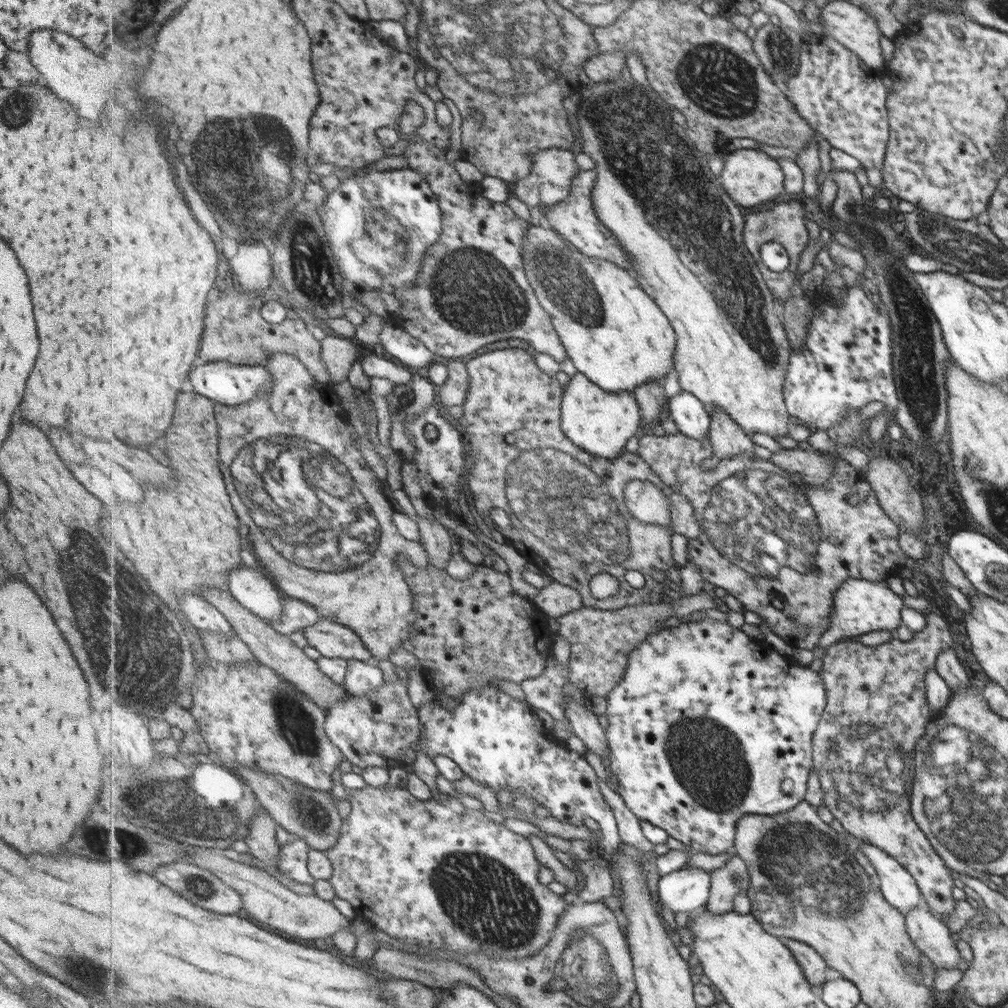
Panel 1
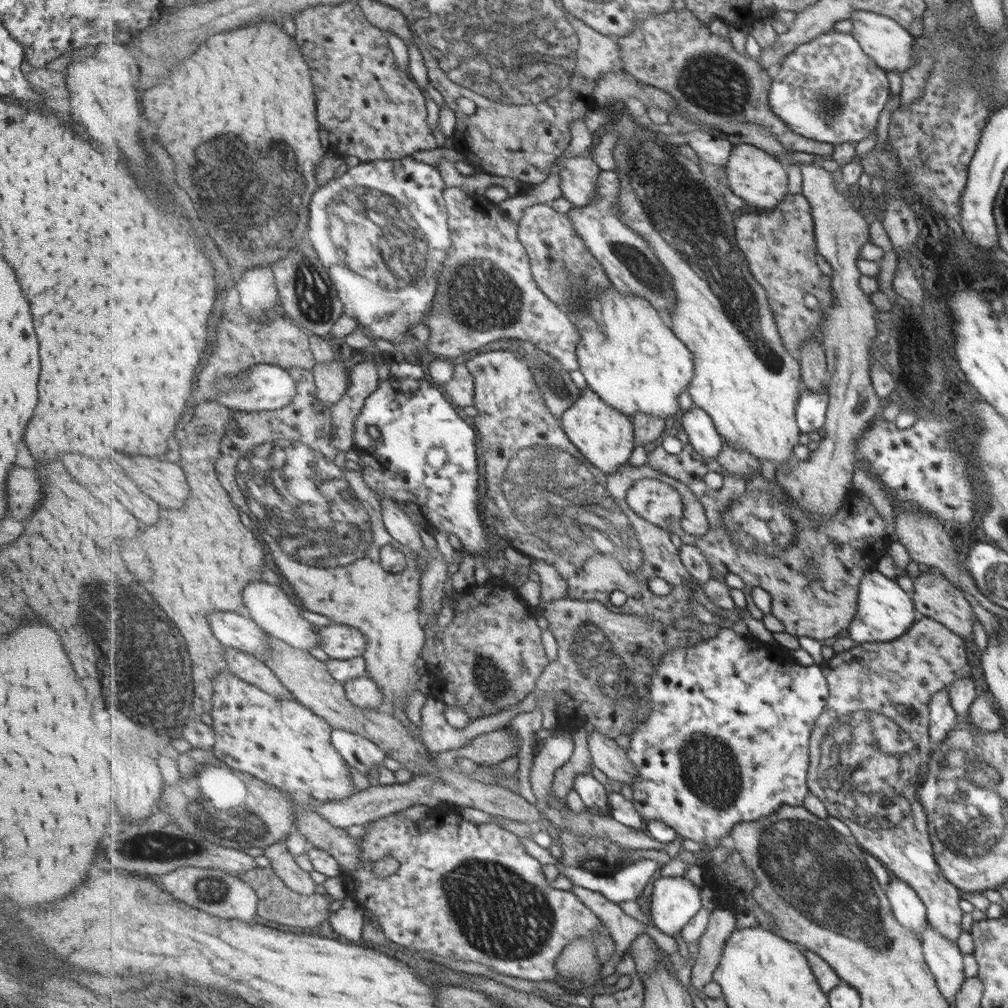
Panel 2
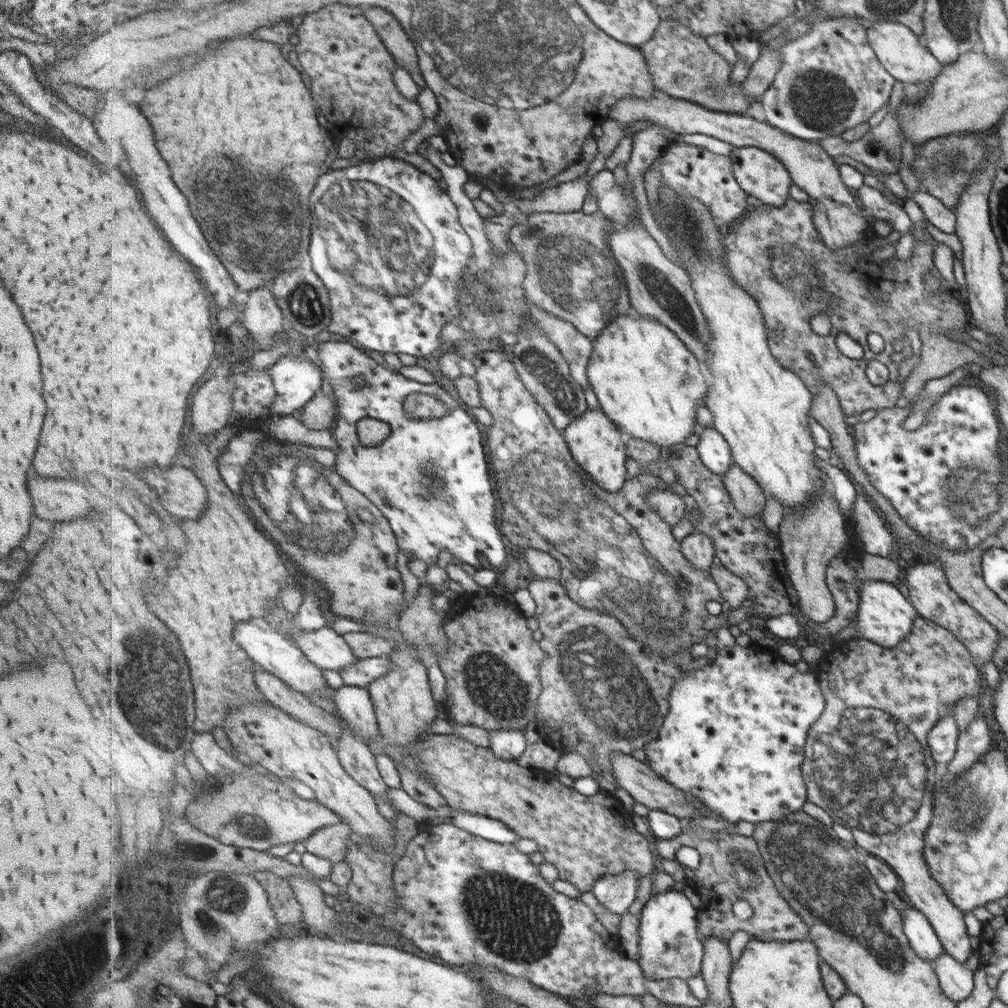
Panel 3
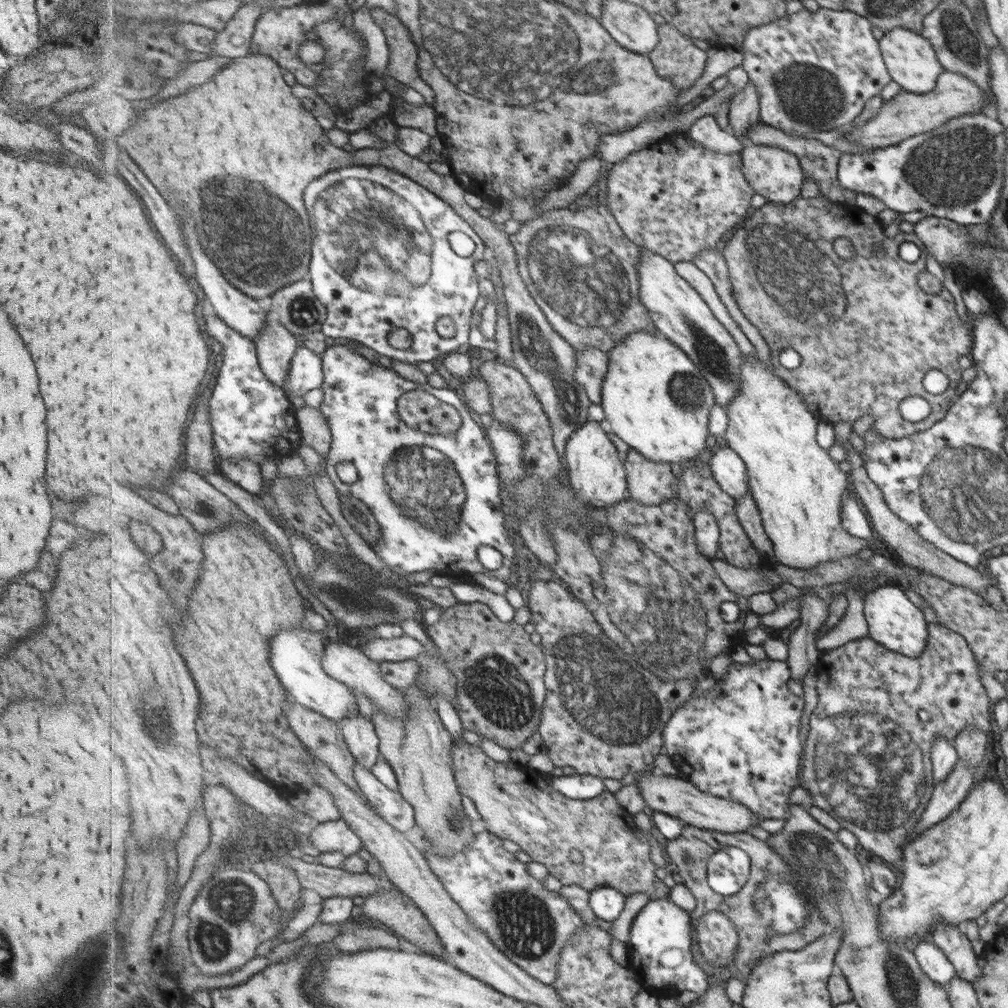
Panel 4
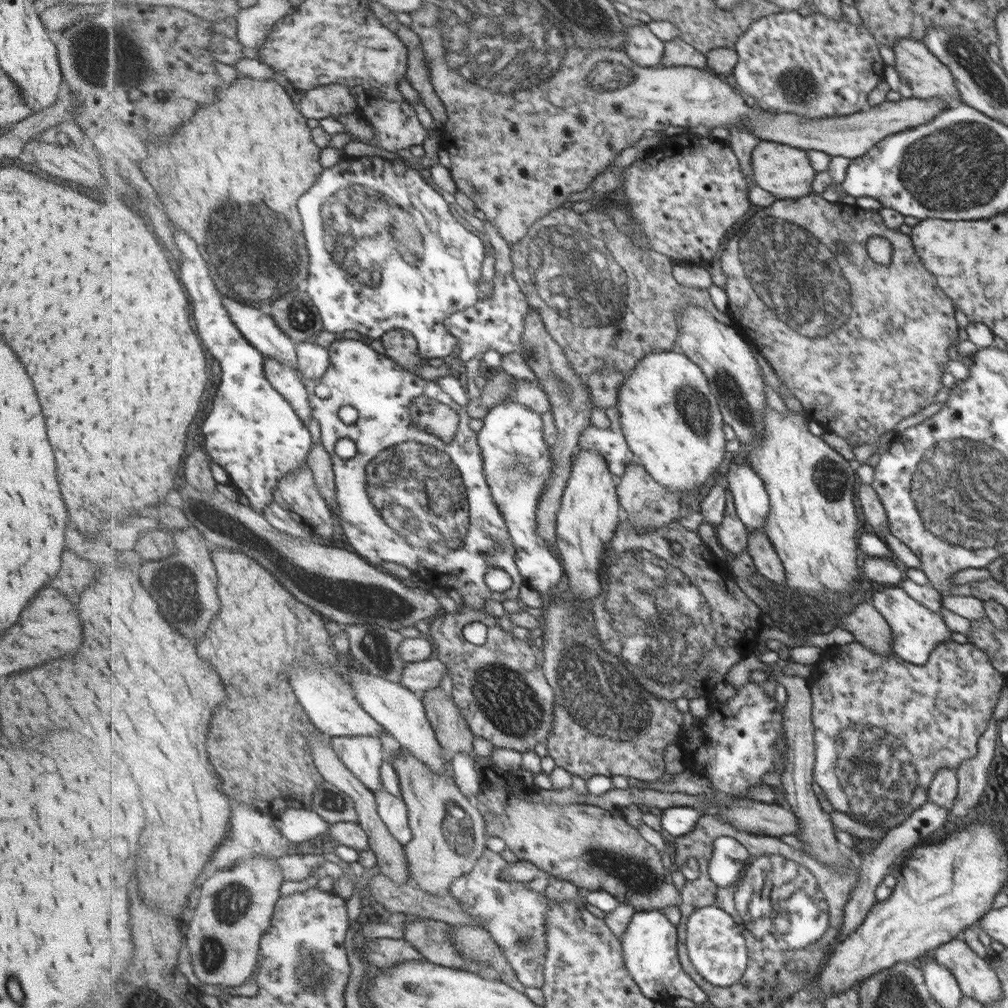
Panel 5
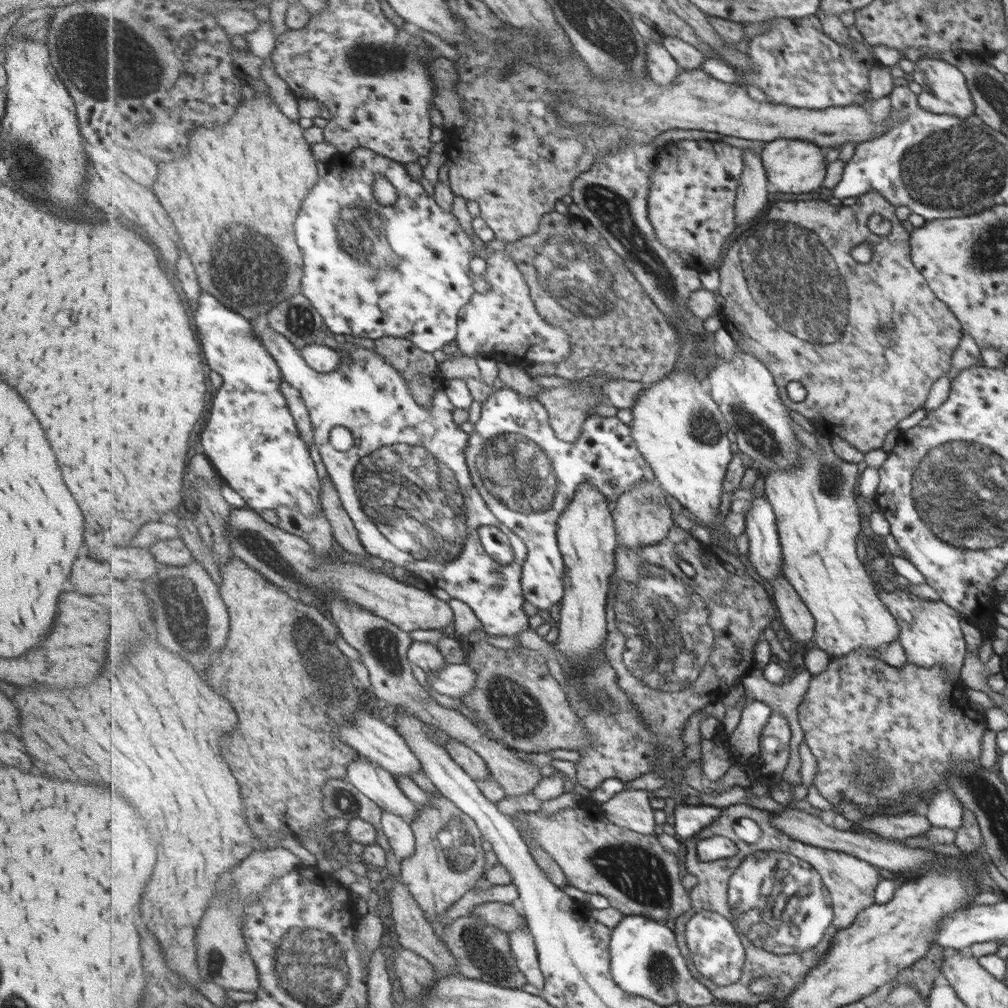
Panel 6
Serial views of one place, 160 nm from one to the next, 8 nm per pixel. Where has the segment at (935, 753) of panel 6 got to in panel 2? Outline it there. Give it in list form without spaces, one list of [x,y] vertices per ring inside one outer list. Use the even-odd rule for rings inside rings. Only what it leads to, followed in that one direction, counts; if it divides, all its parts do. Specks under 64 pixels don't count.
[[[920,616],[901,637],[893,641],[858,643],[824,661],[821,673],[828,696],[826,706],[811,730],[812,771],[807,773],[807,786],[823,804],[826,814],[847,825],[860,850],[865,849],[916,892],[924,904],[926,922],[939,936],[953,944],[961,932],[961,910],[957,906],[959,896],[955,885],[947,880],[935,860],[926,808],[918,802],[918,798],[926,773],[924,761],[933,746],[929,740],[931,697],[941,690],[947,691],[951,682],[961,677],[971,678],[963,641],[940,622]]]

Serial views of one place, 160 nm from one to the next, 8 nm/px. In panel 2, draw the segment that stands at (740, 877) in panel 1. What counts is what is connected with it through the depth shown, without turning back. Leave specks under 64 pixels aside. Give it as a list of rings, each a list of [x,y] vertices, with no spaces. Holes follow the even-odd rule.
[[[719,906],[710,913],[705,932],[699,940],[699,951],[691,970],[691,984],[698,990],[714,980],[714,972],[721,962],[725,944],[736,929],[735,912]]]

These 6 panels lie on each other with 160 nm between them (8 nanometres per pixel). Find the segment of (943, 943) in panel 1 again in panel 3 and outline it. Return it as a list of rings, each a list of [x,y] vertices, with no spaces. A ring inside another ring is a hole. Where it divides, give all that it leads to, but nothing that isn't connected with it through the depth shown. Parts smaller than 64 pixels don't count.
[[[943,952],[934,960],[933,971],[938,977],[938,985],[948,999],[959,1002],[972,991],[973,972],[951,955]]]

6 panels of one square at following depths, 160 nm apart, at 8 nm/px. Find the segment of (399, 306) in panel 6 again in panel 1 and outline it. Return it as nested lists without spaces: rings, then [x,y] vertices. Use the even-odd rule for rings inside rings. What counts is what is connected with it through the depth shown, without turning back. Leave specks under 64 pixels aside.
[[[409,166],[355,173],[327,196],[319,209],[327,238],[342,275],[367,291],[411,286],[422,273],[422,262],[441,238],[441,205],[425,175]]]

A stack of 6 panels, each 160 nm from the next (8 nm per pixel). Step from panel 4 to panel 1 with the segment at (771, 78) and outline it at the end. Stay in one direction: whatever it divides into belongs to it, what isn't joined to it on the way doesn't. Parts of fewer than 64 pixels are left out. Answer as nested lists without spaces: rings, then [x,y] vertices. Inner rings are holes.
[[[814,35],[810,40],[803,41],[798,55],[798,67],[795,76],[787,79],[783,94],[789,94],[791,106],[798,115],[831,147],[845,151],[849,156],[856,158],[863,169],[884,167],[886,154],[885,142],[889,141],[889,114],[885,114],[883,102],[885,100],[885,86],[881,84],[880,72],[865,68],[858,55],[843,48],[836,40],[824,35]]]

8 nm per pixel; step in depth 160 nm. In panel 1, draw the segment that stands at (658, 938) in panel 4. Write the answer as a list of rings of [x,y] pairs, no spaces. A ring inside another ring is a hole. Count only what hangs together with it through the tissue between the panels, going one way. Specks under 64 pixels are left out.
[[[691,866],[660,877],[658,893],[663,905],[675,912],[694,915],[708,904],[712,873]]]

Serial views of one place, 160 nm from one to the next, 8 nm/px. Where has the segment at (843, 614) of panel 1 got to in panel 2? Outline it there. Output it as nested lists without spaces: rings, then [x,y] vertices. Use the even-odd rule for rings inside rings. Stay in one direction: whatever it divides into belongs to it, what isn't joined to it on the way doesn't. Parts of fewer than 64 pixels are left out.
[[[872,569],[862,576],[856,594],[856,609],[844,635],[857,643],[893,641],[894,638],[901,637],[912,622],[913,606],[905,592],[897,588],[895,581],[887,580],[881,573]]]

